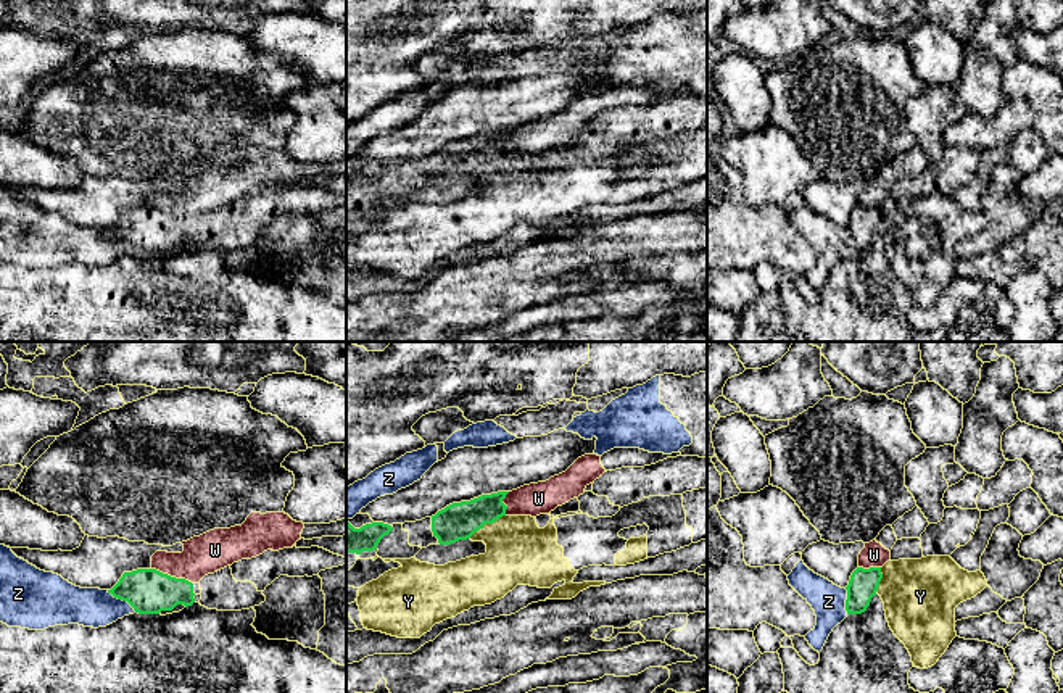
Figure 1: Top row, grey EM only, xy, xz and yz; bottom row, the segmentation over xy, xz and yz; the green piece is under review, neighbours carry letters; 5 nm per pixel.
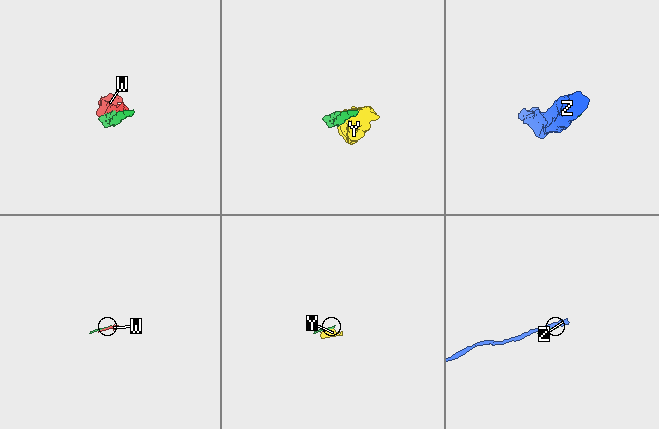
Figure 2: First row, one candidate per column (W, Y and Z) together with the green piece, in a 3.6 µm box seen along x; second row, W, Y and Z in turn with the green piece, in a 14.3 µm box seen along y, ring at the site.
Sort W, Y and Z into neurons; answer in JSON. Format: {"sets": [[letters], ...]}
{"sets": [["W"], ["Y"], ["Z"]]}

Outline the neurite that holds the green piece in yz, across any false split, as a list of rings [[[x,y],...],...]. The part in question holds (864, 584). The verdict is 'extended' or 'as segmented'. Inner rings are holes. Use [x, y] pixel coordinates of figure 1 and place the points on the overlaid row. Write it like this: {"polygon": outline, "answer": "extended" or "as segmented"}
{"polygon": [[[857,567],[849,580],[846,611],[847,614],[862,614],[870,606],[883,579],[881,567]]], "answer": "as segmented"}

